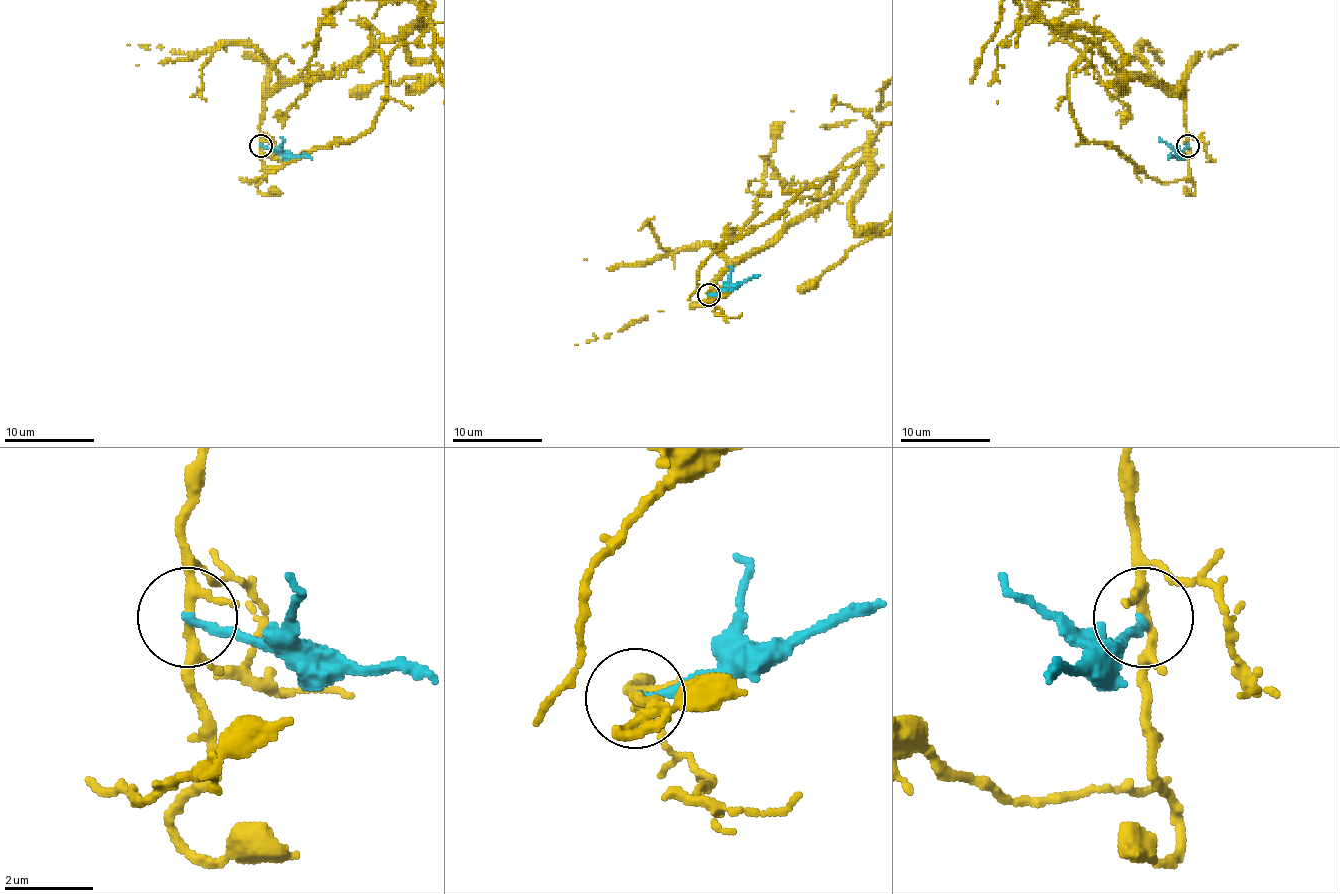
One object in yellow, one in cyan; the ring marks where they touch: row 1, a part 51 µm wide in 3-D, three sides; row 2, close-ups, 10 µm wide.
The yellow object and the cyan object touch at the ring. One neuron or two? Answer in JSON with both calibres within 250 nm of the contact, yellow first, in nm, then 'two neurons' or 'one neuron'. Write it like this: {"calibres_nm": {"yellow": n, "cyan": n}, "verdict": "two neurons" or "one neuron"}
{"calibres_nm": {"yellow": 180, "cyan": 180}, "verdict": "two neurons"}

